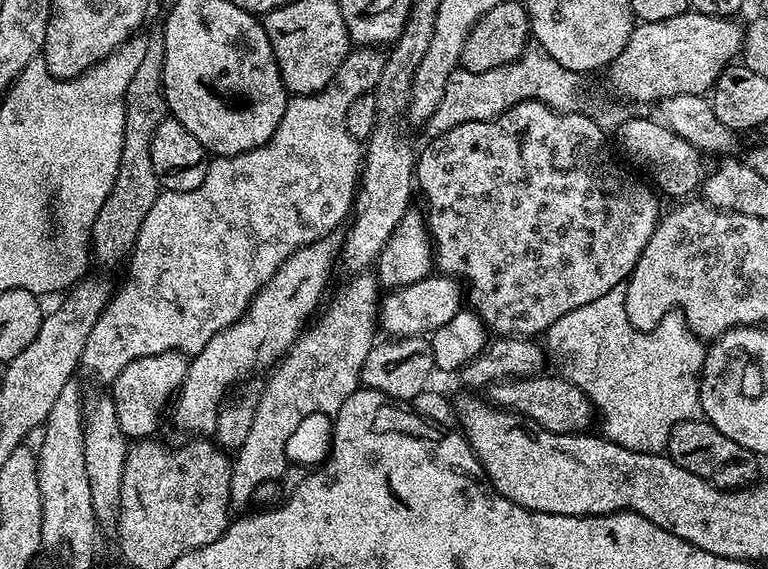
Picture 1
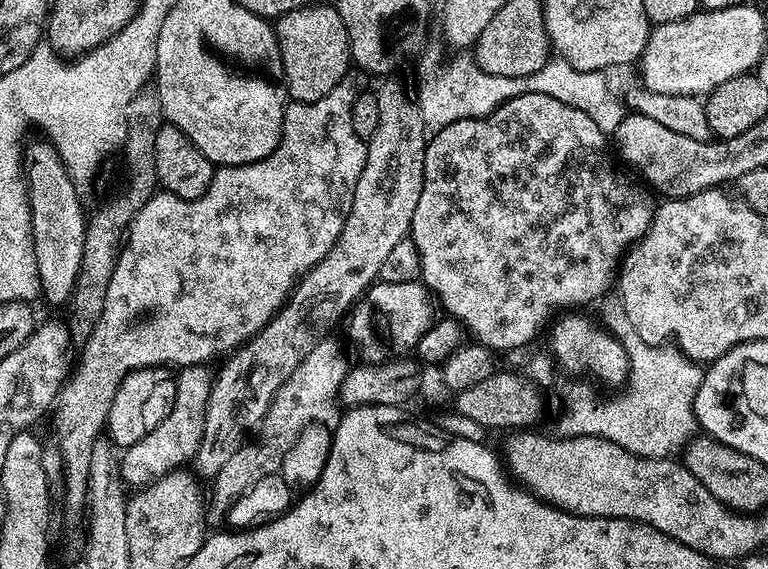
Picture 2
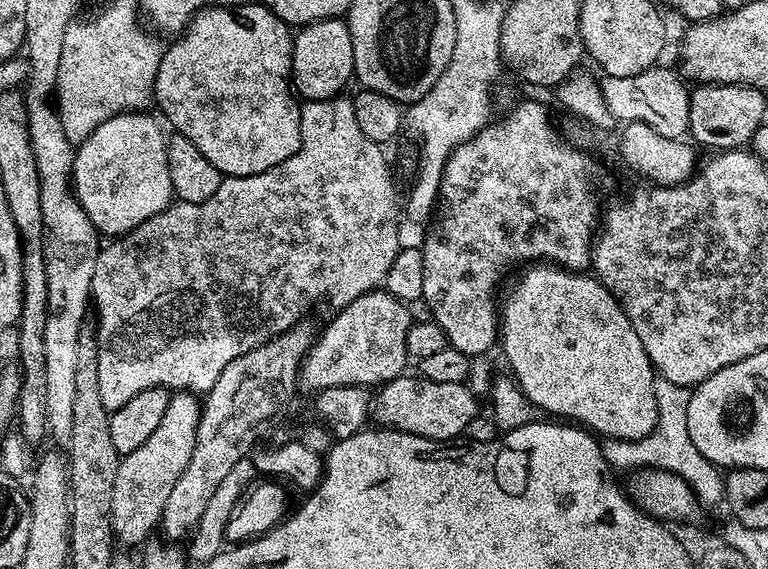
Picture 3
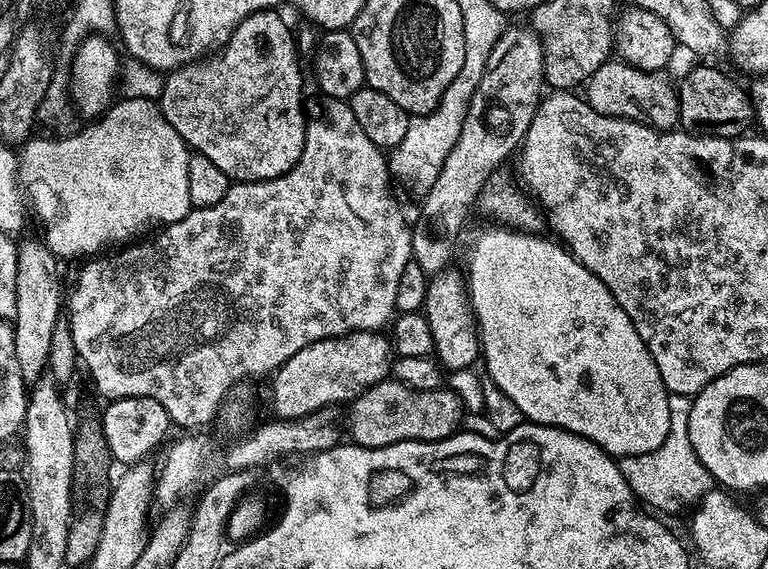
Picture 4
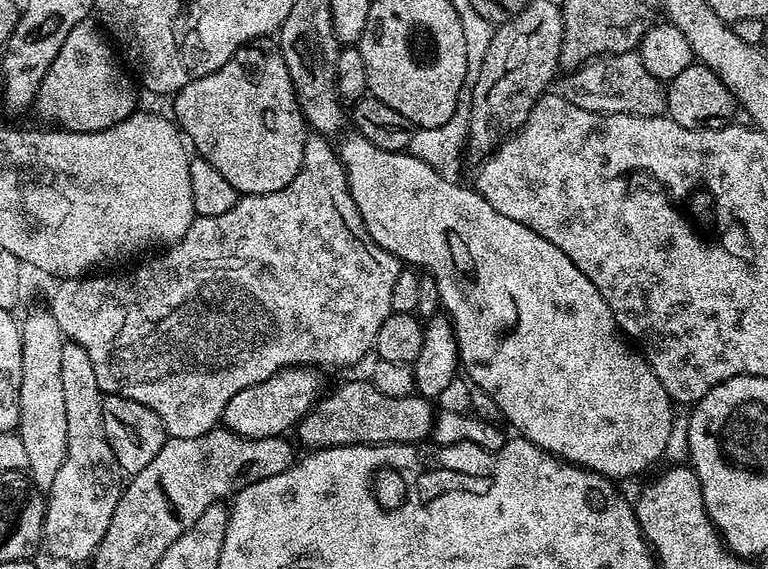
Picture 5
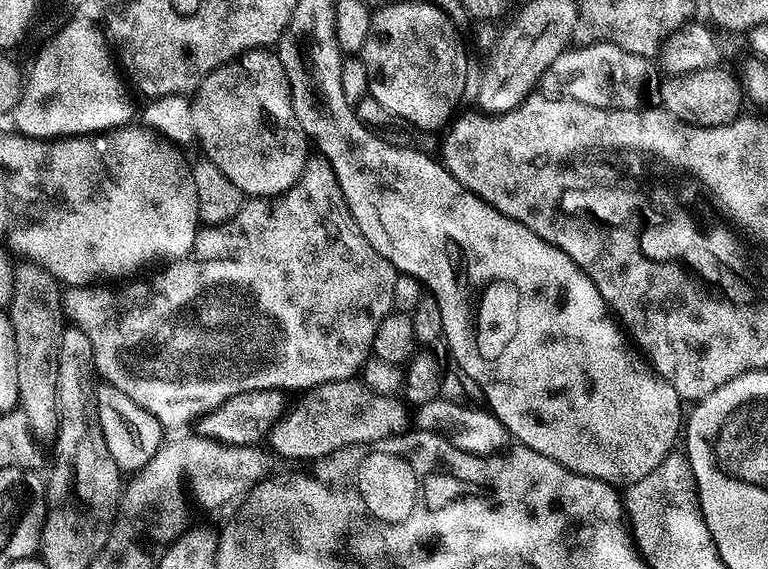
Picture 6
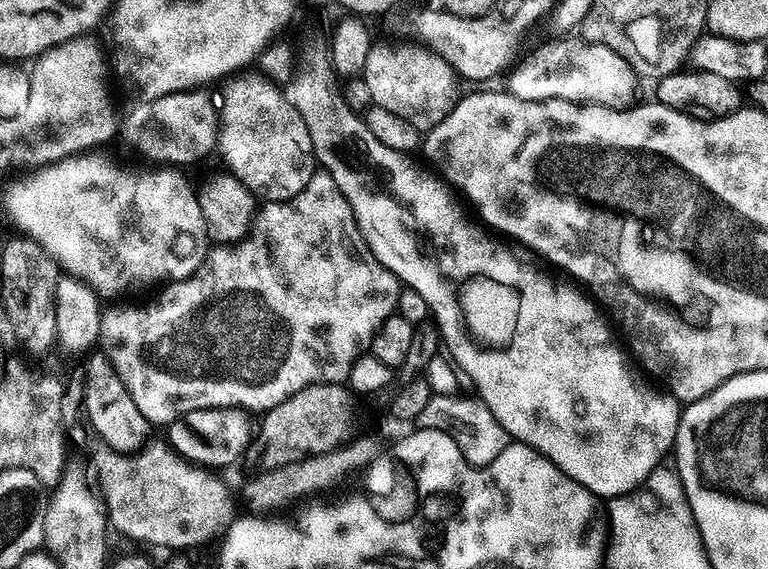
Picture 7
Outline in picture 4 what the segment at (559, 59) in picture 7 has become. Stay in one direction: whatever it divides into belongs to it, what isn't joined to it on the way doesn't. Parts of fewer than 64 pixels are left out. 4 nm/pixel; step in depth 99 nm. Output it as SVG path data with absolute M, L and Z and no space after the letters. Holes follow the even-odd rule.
M619 58L609 59L594 70L587 82L588 105L598 110L598 114L623 116L625 120L636 120L661 130L675 129L680 123L680 94L677 85L671 84L664 75L663 71L643 72L640 68L632 68Z

